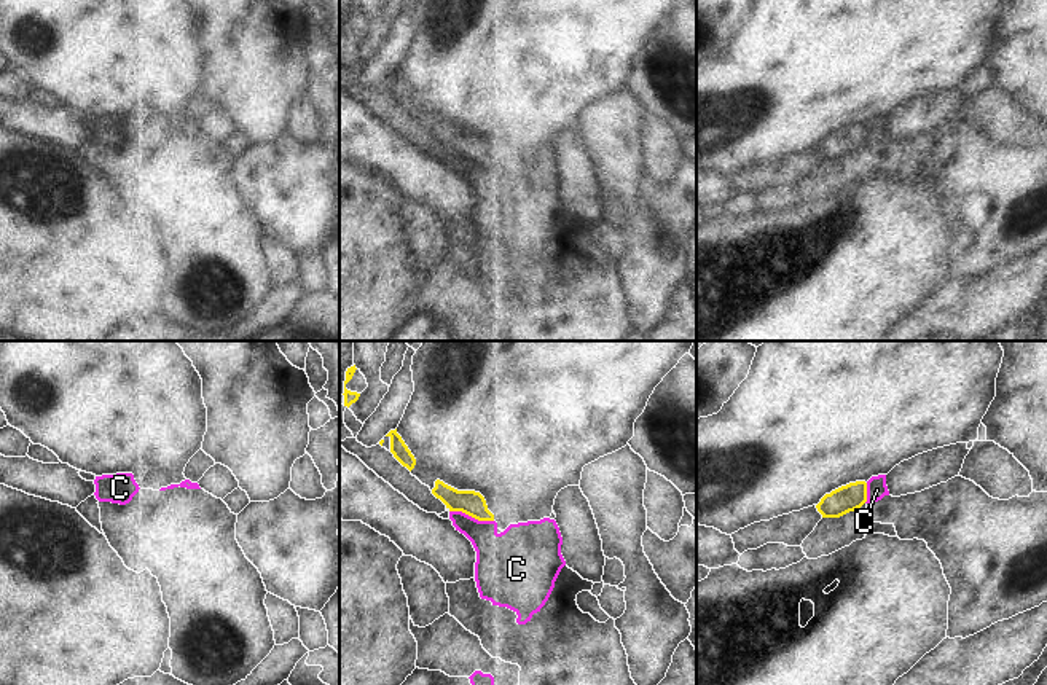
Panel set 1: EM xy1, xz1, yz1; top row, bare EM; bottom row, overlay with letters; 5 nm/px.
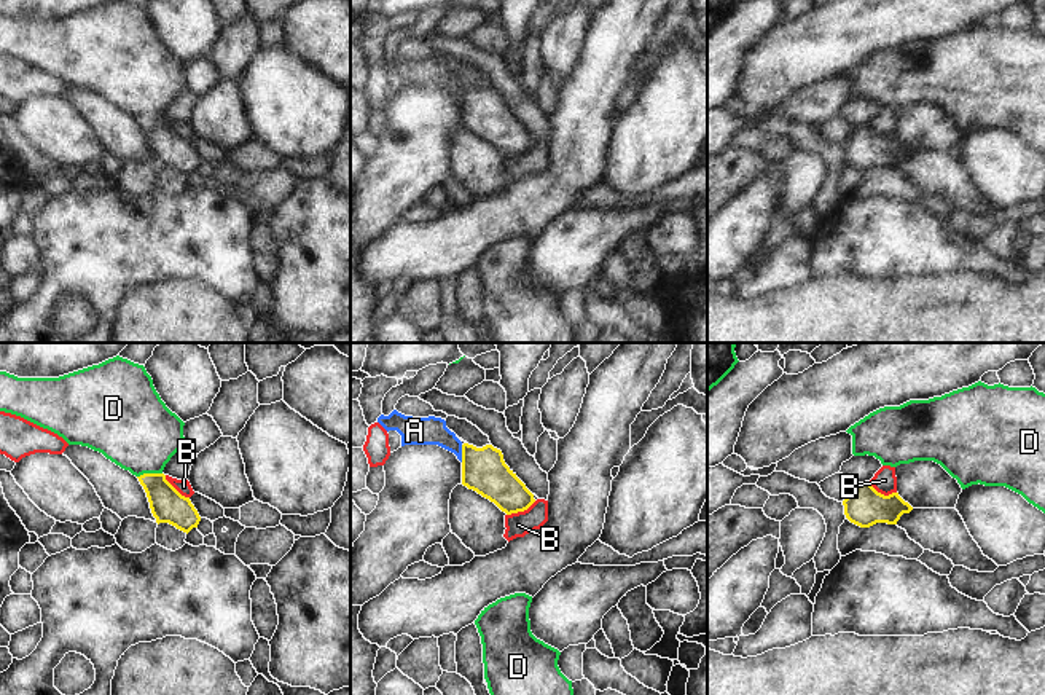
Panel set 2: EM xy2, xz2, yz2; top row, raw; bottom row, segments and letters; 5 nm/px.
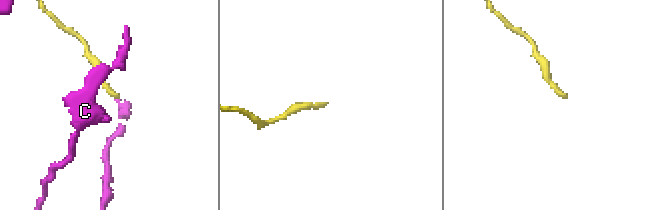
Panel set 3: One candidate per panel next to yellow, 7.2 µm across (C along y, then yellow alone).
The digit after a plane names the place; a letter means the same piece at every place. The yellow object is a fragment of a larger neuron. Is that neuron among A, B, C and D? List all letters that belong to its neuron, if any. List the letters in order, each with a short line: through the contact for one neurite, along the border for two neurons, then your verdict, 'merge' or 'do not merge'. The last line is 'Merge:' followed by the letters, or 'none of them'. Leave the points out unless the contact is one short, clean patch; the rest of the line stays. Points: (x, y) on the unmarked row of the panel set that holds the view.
A: xz2 (483, 112), (462, 96), (434, 74), (419, 74) | merge
B: xz2 (536, 144), (526, 152), (507, 158) | do not merge
C: merge
D: xy2 (161, 115), (144, 115), (137, 120) | do not merge
Merge: A, C

